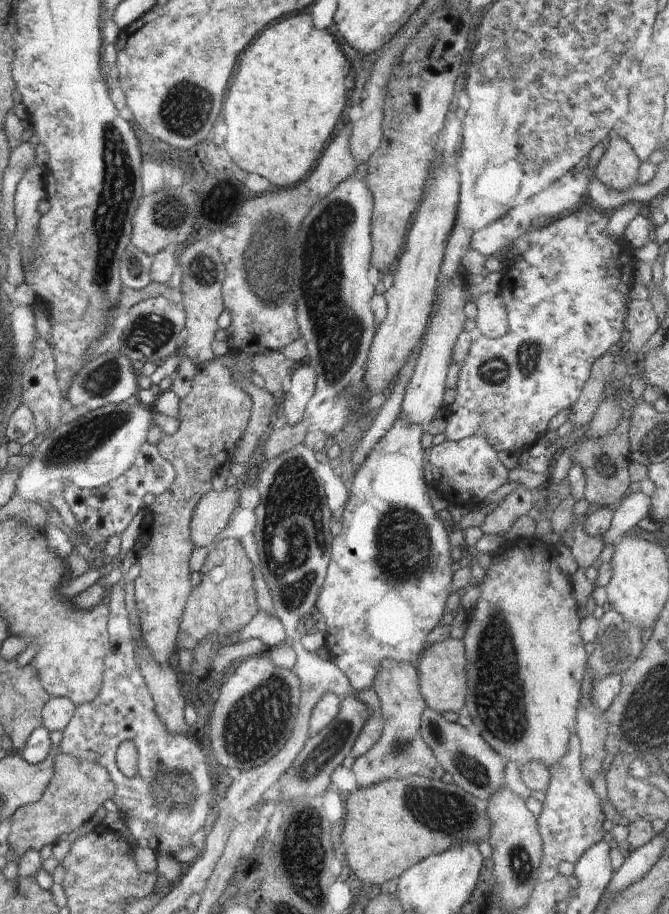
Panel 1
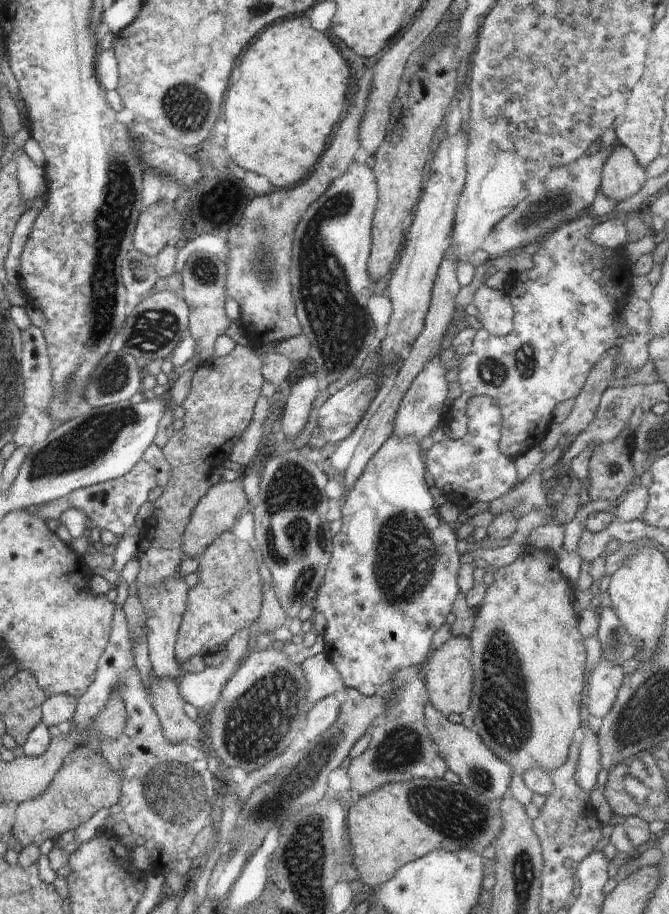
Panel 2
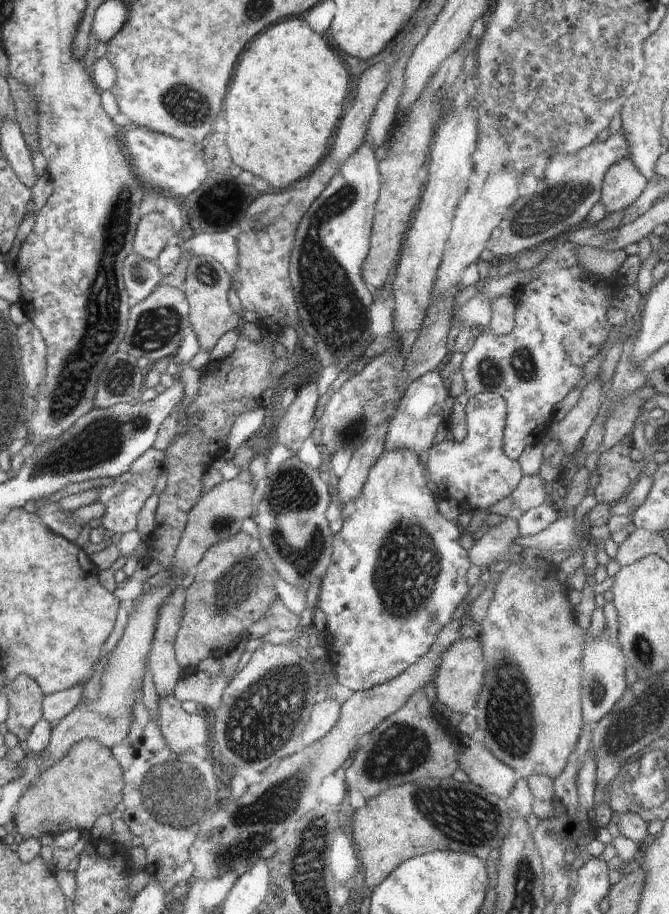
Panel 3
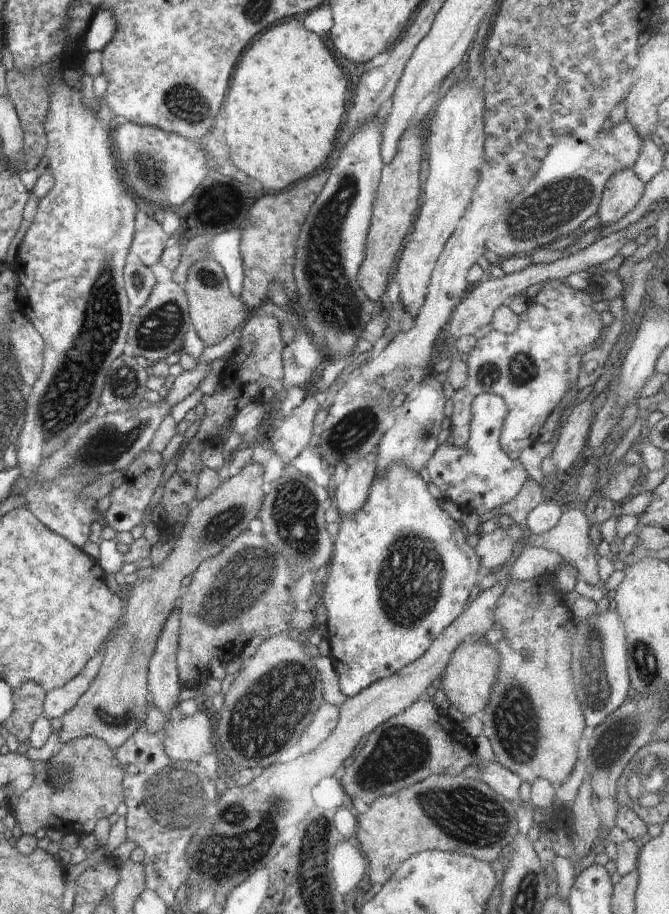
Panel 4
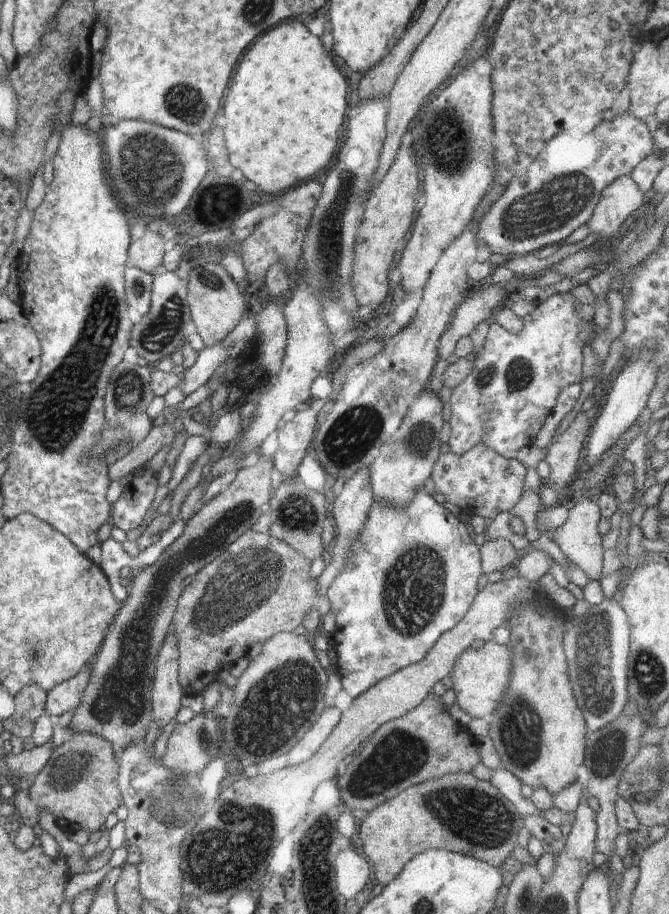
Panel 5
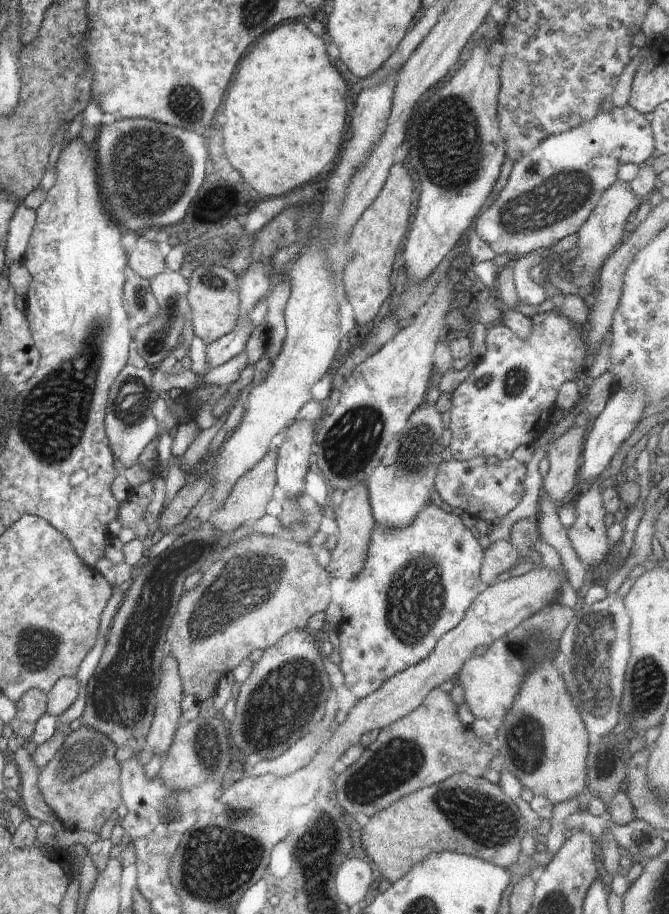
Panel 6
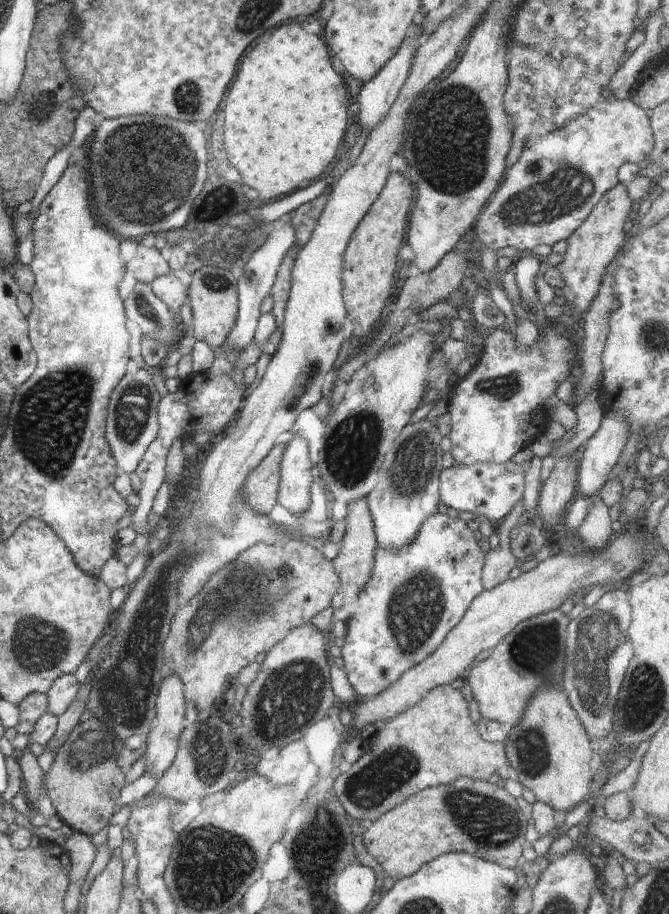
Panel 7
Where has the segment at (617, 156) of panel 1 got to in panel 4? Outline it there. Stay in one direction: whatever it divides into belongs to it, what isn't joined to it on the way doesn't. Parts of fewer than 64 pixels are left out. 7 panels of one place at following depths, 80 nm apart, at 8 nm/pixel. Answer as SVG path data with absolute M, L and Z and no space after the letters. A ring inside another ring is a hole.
M632 168L614 172L602 192L597 214L598 224L614 224L624 218L642 198L645 184L634 174Z

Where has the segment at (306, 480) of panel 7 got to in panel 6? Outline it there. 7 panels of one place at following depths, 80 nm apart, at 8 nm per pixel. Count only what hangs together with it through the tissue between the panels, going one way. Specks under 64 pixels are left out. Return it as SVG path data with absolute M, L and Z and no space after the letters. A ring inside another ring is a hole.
M296 419L285 431L285 441L276 448L277 484L286 498L294 498L305 492L304 477L313 463L311 444L315 429L305 419Z

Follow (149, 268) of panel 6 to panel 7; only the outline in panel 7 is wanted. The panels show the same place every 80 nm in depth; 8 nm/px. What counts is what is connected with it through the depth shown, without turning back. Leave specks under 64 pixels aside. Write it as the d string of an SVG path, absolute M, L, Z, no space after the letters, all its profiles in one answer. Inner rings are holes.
M141 242L137 247L136 256L125 268L126 272L129 271L137 282L149 285L155 278L172 273L167 259L160 256L160 251L155 247L146 247Z

